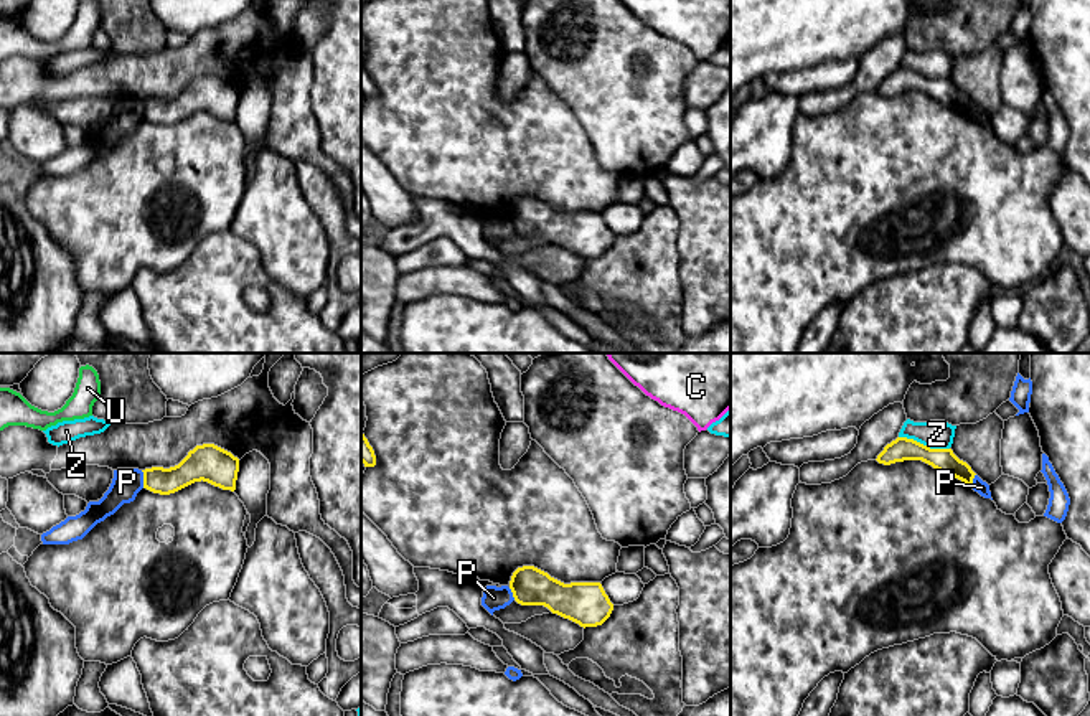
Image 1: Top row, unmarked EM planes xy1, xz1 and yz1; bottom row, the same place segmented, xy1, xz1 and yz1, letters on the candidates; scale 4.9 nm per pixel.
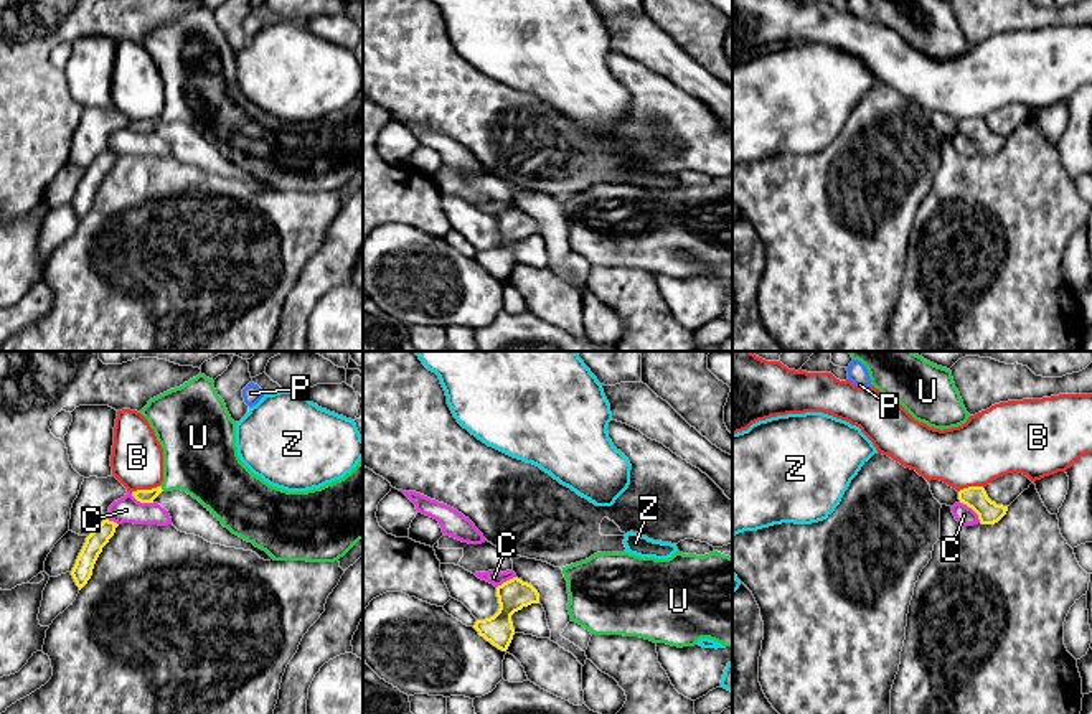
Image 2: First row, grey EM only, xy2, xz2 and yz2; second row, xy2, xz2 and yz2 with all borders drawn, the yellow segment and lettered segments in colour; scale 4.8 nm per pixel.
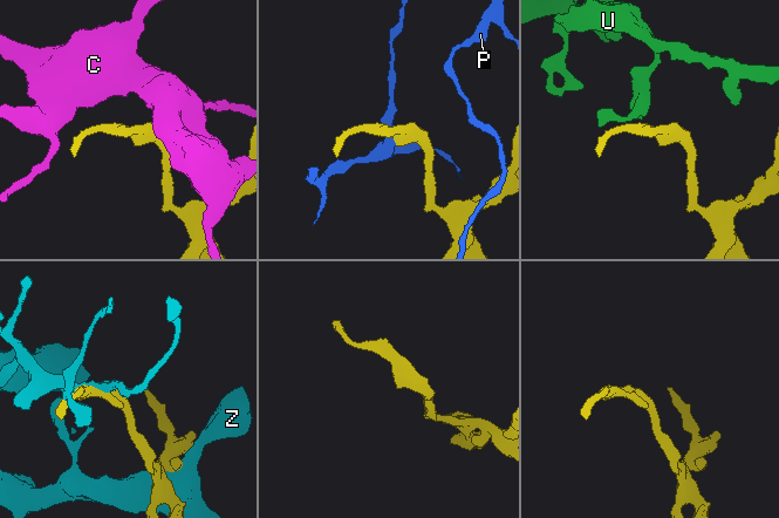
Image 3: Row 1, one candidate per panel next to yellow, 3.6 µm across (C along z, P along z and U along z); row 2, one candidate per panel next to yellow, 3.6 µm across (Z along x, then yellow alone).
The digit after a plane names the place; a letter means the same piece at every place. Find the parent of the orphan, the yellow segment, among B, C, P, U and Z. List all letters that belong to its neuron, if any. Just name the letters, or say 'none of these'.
U

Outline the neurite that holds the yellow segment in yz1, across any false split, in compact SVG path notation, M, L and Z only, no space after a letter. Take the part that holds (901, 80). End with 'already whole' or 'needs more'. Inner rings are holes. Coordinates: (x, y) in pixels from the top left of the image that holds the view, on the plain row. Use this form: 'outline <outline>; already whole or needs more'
outline M897 68L887 74L876 91L884 96L904 91L922 91L942 104L965 112L971 119L976 106L966 92L953 84L951 79L930 79L907 68Z; already whole

